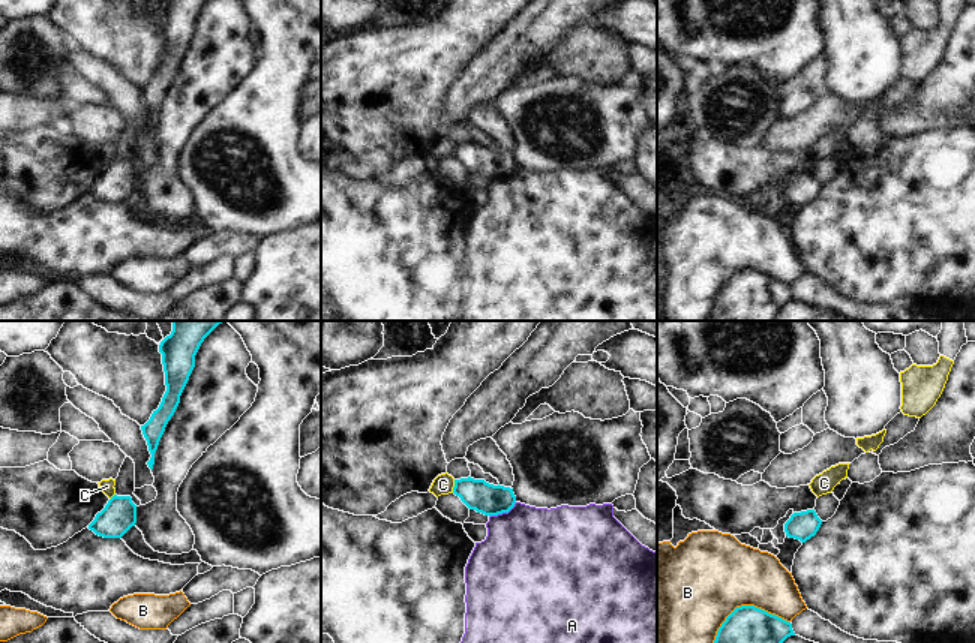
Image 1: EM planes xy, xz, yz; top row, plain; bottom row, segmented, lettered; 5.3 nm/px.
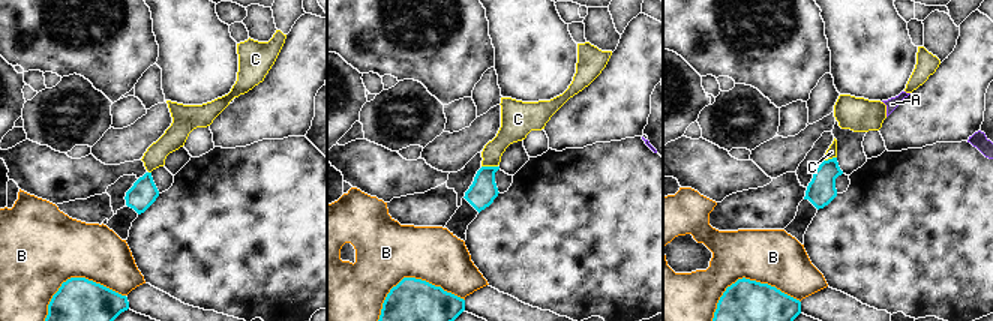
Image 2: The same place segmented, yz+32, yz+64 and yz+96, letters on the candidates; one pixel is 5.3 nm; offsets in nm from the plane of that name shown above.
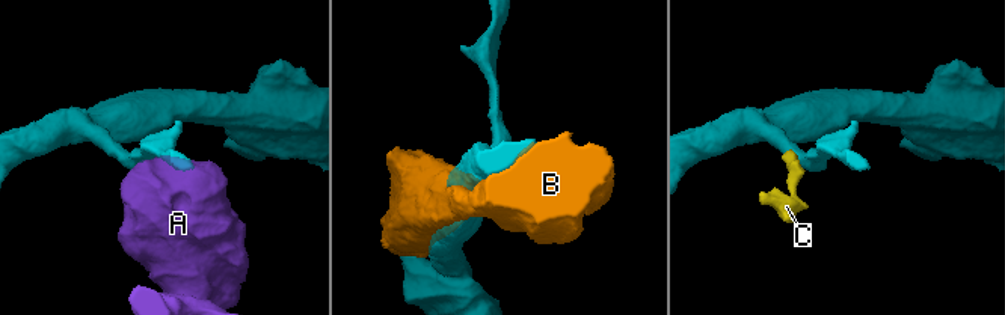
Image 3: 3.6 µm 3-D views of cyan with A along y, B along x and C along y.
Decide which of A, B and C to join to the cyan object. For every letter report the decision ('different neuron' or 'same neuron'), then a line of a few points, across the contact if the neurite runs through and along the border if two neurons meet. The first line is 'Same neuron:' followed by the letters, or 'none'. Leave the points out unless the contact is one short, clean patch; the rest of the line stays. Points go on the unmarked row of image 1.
Same neuron: none
A: different neuron | xz (516, 167), (507, 176), (489, 182)
B: different neuron
C: different neuron | xz (455, 144), (452, 156)

